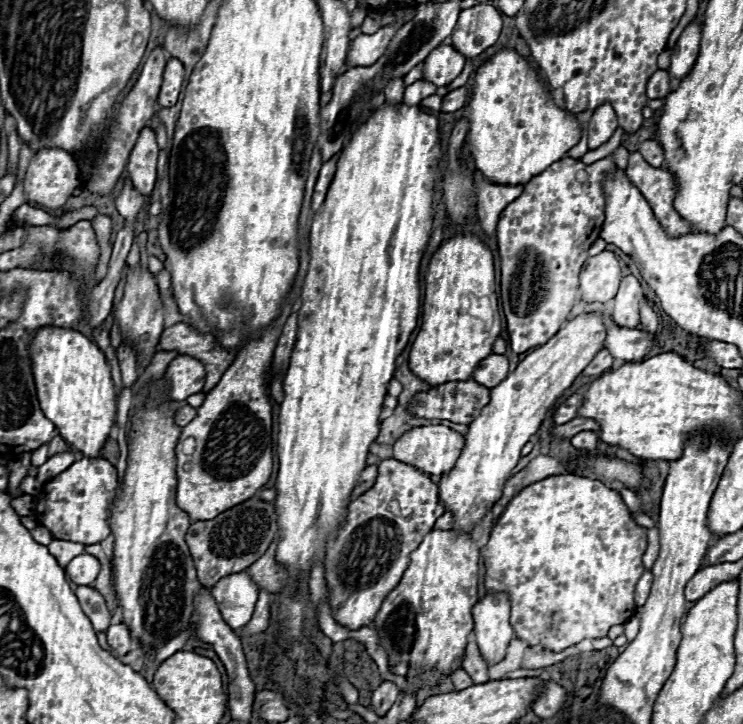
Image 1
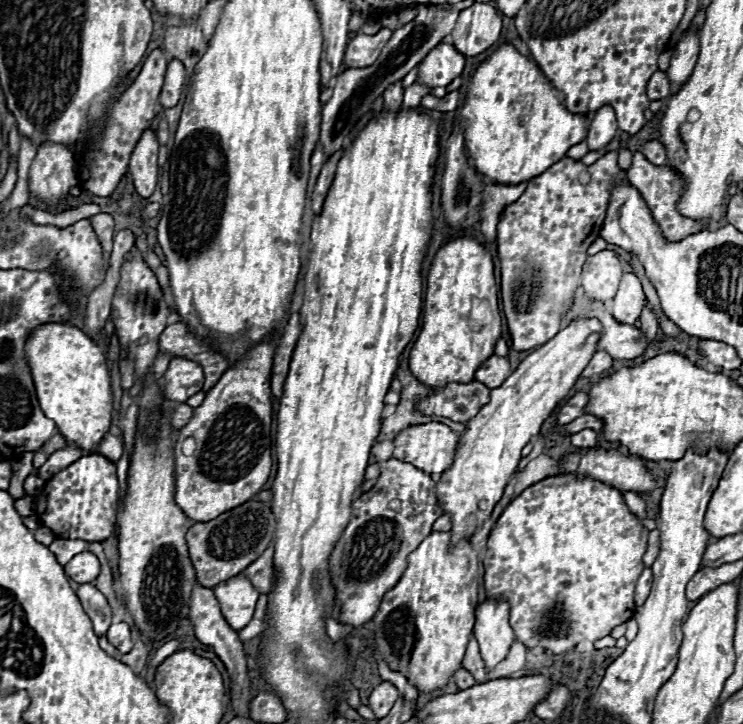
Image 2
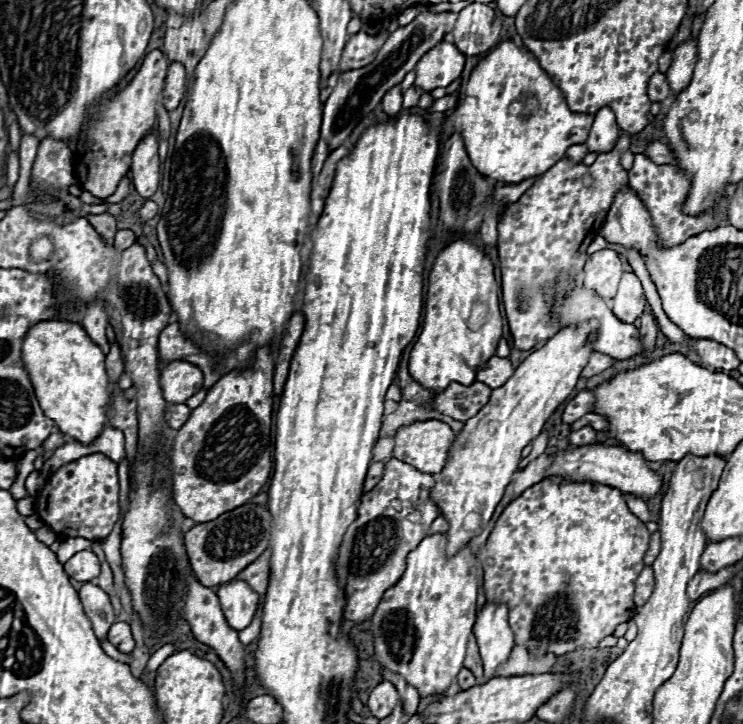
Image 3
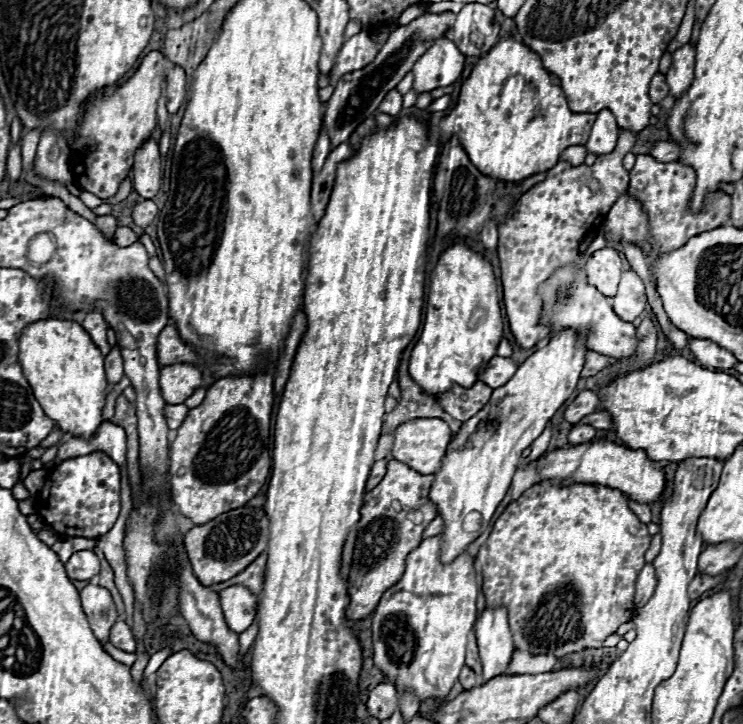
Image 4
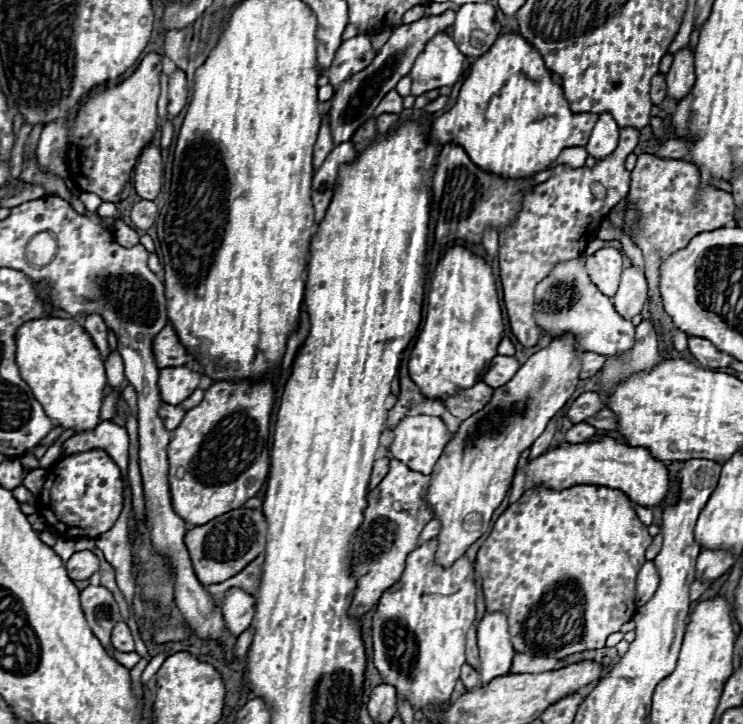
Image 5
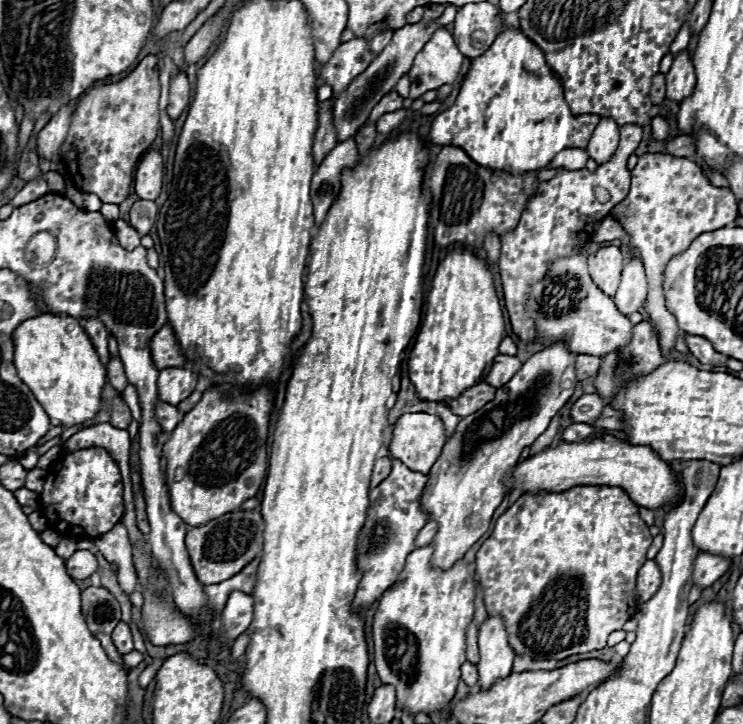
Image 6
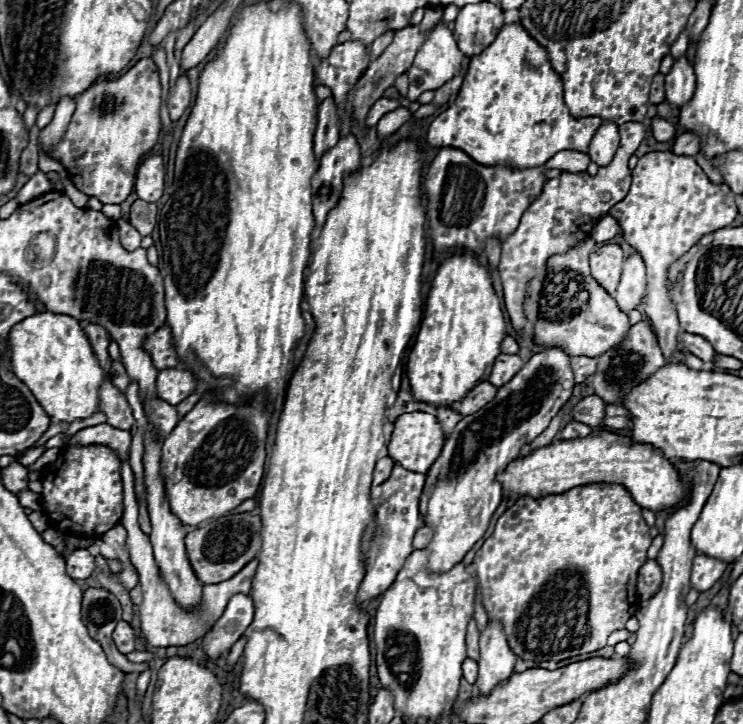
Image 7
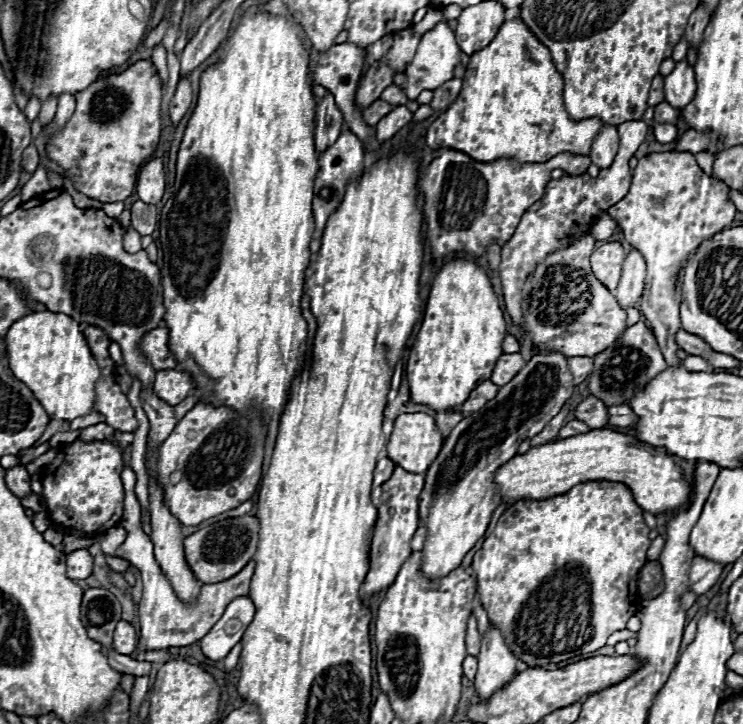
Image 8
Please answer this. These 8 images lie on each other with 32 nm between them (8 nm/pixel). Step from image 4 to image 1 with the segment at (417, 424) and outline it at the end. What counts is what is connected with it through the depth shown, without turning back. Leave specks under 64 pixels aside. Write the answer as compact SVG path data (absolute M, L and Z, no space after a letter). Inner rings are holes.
M418 426L404 432L394 442L394 458L428 474L446 474L452 470L462 444L462 434L448 426Z

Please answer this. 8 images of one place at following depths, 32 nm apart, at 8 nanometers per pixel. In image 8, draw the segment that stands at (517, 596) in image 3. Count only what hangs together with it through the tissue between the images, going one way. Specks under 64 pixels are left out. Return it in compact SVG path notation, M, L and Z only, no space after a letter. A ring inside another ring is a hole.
M608 480L582 482L582 484L572 486L568 492L564 492L560 496L554 496L554 498L548 498L548 500L520 500L500 516L494 532L484 540L484 546L474 554L472 570L476 574L478 594L480 594L484 610L488 612L490 622L504 634L504 640L506 640L508 648L512 650L512 654L518 660L522 660L530 666L542 666L542 664L550 664L550 662L558 664L558 662L568 660L572 656L594 652L598 648L606 646L606 640L608 640L610 634L626 628L626 622L636 614L636 606L638 606L638 592L636 592L638 572L648 562L646 550L650 546L650 538L648 538L650 528L642 522L644 522L642 508L634 502L630 488L624 486L622 482L608 482ZM584 590L590 592L588 600L584 600Z

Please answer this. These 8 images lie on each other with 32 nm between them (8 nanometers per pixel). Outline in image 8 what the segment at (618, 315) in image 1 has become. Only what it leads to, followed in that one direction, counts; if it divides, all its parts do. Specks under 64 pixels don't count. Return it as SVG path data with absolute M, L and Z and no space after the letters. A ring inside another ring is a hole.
M634 248L628 252L624 266L622 266L622 278L616 290L616 298L622 308L634 306L644 290L644 276L646 276L646 262L644 256Z

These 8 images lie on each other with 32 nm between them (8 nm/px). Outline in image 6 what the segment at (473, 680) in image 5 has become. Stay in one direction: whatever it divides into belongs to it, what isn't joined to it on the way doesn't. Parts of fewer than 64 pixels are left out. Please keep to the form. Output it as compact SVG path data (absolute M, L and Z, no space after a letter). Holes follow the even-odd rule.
M464 662L462 664L462 680L468 684L468 686L474 686L476 680L478 680L478 672L476 672L476 666L472 662Z

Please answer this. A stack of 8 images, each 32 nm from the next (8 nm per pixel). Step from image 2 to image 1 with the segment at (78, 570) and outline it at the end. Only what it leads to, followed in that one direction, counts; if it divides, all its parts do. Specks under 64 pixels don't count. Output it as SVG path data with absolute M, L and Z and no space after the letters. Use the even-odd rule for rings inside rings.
M80 554L76 556L68 566L66 566L66 574L72 582L76 582L78 586L84 584L92 584L96 580L100 572L100 562L96 556L92 554Z

